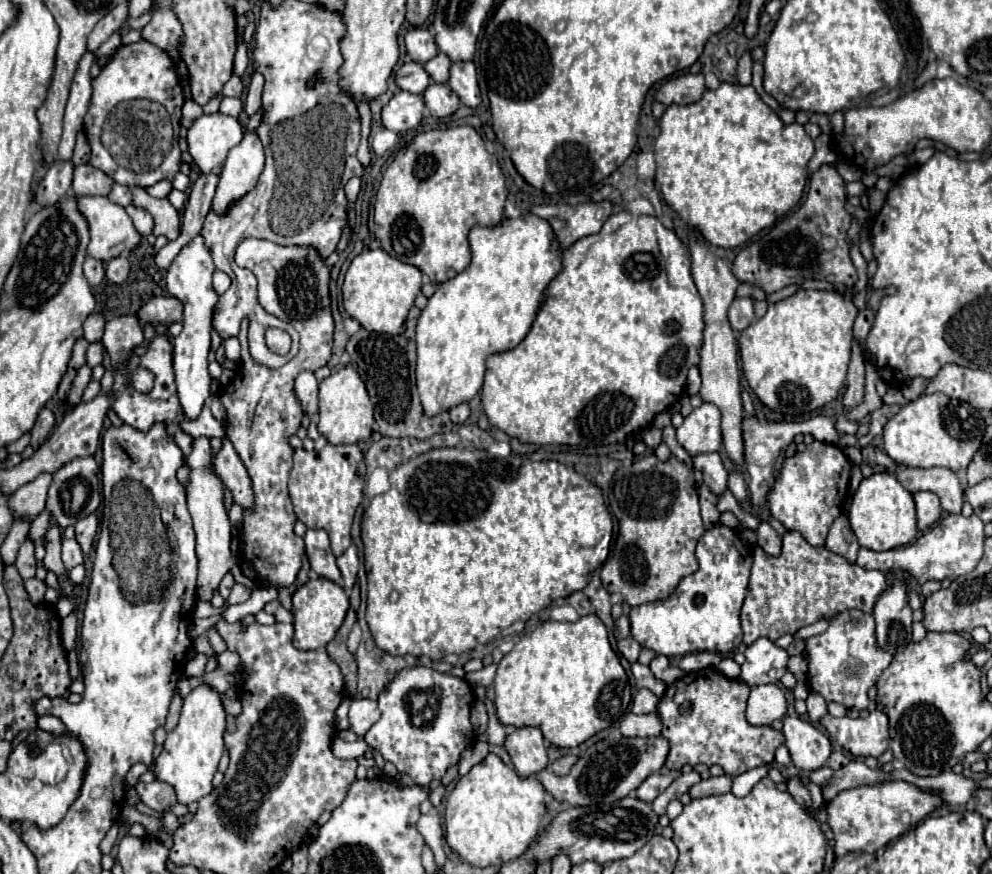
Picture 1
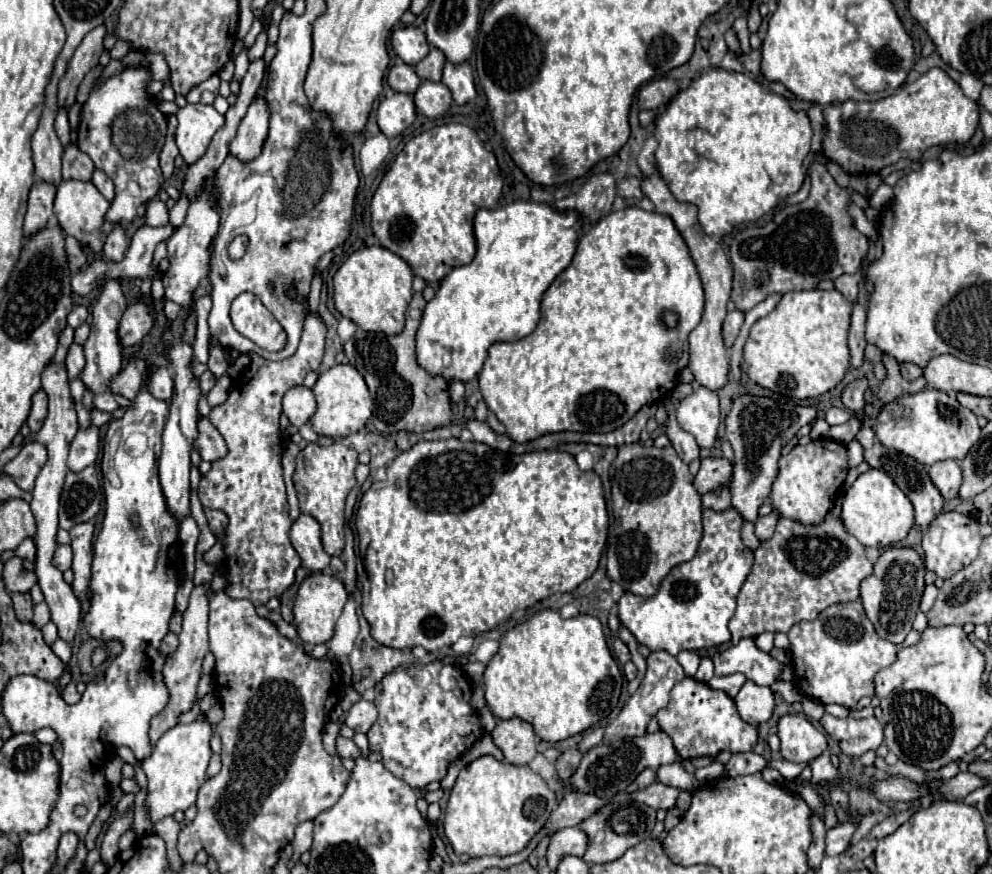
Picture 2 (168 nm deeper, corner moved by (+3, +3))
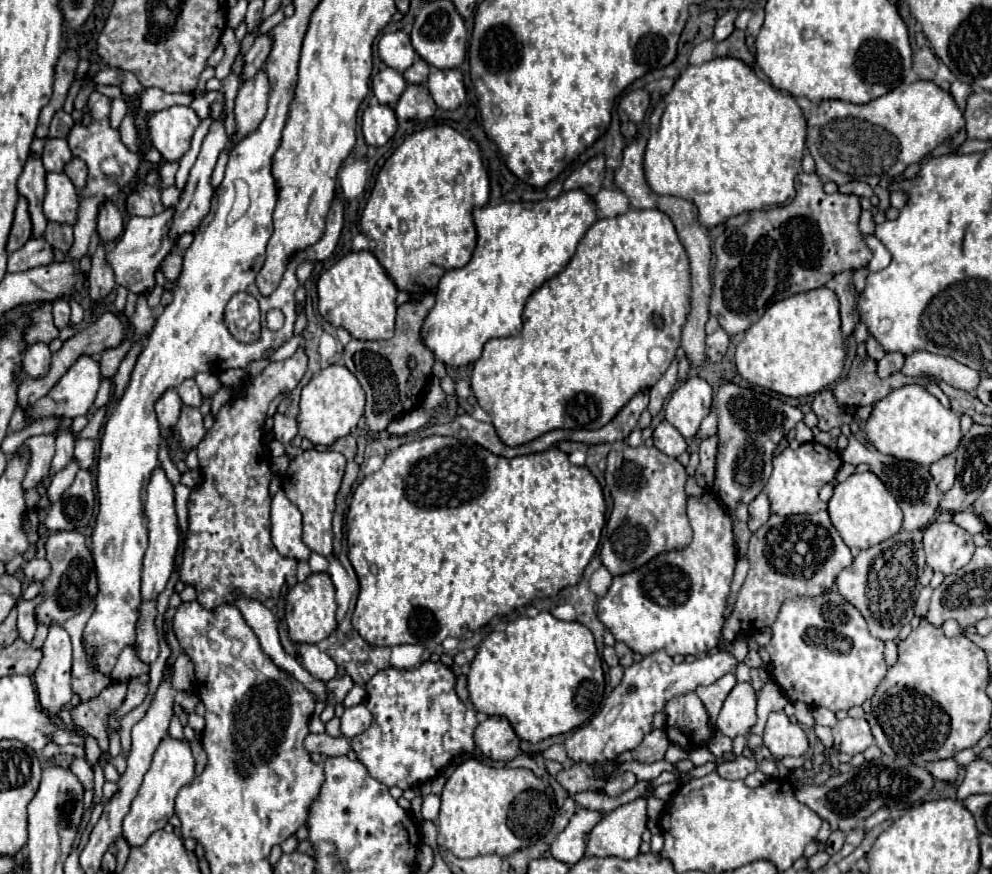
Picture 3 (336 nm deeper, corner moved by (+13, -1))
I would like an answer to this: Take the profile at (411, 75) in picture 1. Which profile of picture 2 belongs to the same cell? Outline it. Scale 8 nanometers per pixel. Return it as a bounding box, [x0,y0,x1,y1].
[387,63,421,95]

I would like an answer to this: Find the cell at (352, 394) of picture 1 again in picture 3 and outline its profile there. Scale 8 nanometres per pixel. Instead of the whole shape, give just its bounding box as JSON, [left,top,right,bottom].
[299,365,365,445]

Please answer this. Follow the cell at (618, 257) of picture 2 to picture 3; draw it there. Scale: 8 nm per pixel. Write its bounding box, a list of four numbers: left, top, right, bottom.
[471,209,691,445]

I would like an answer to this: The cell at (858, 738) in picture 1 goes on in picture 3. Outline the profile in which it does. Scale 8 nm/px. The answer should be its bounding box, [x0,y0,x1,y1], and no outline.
[833,717,873,755]

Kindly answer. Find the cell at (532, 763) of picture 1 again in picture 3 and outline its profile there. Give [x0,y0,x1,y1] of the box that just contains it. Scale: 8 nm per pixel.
[475,717,519,761]

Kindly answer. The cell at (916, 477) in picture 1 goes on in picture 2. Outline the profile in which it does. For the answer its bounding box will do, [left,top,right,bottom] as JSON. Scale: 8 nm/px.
[931,459,963,499]

